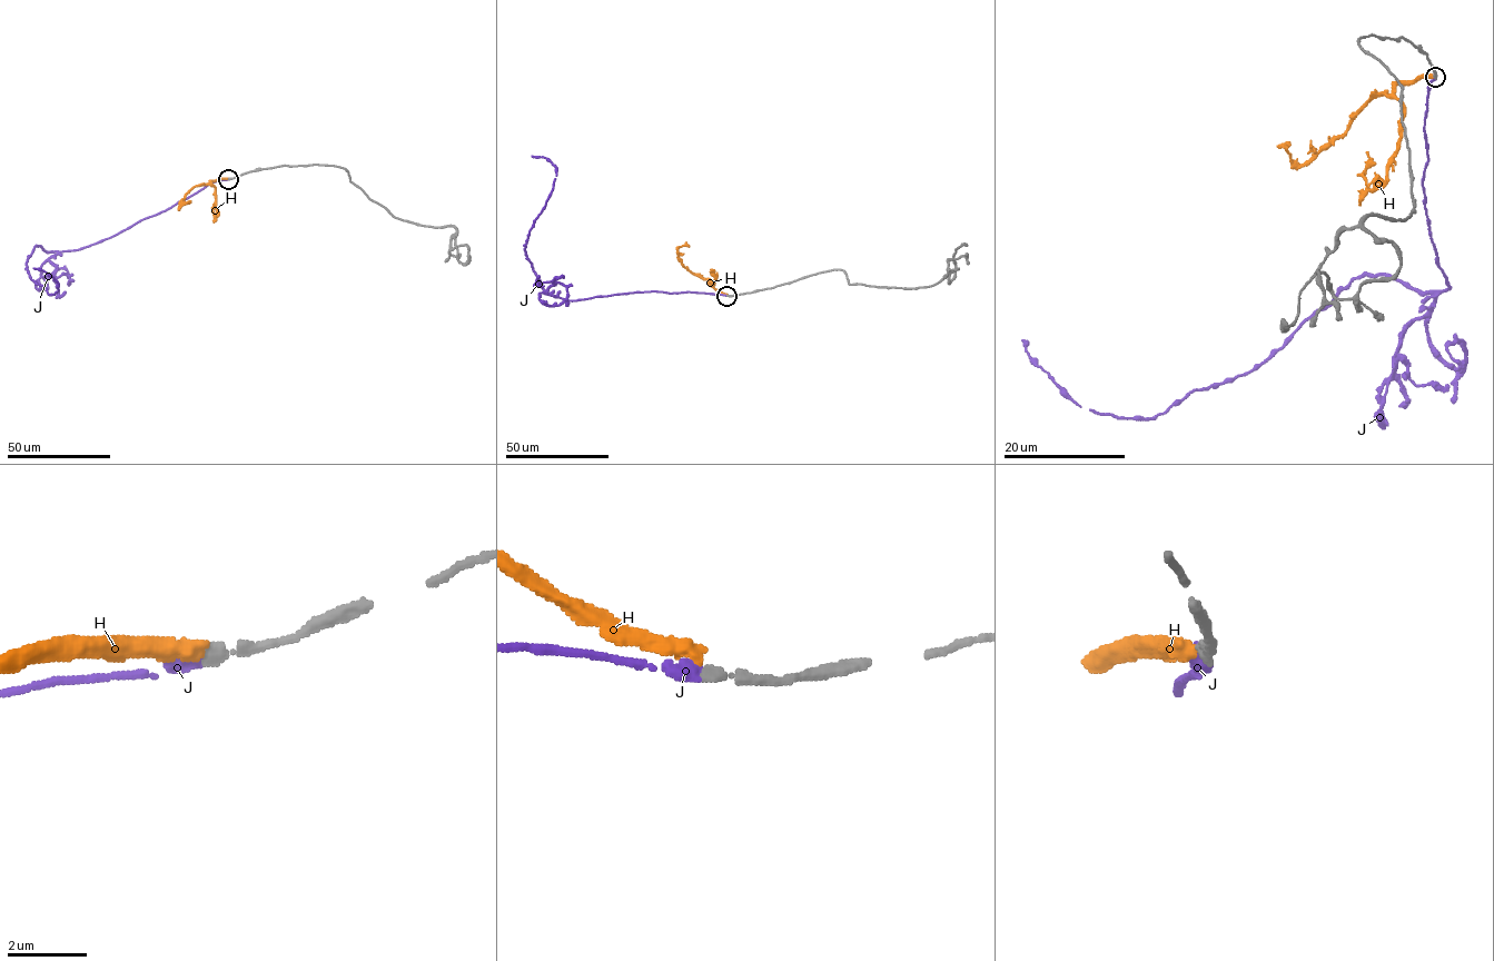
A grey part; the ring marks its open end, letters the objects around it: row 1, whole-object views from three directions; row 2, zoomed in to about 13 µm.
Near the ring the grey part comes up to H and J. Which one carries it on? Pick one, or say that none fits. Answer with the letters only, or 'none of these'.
J

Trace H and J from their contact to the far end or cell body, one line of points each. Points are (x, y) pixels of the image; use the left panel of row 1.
H: (229, 178), (210, 180), (210, 185), (193, 188), (179, 208), (190, 200)
J: (229, 178), (78, 249), (46, 251), (36, 246), (27, 269), (53, 294), (58, 283), (33, 268)

